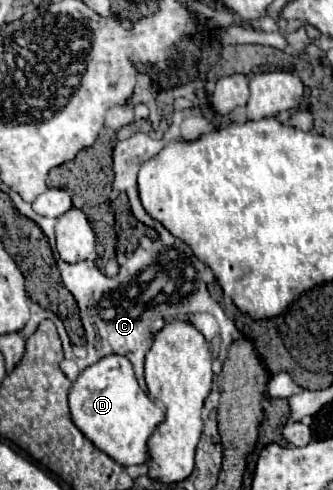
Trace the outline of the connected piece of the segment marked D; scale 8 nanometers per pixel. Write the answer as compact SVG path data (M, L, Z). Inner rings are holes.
M112 354L82 370L70 388L68 404L78 430L112 460L122 466L144 464L148 460L146 442L152 430L164 420L164 410L138 386L128 358Z

